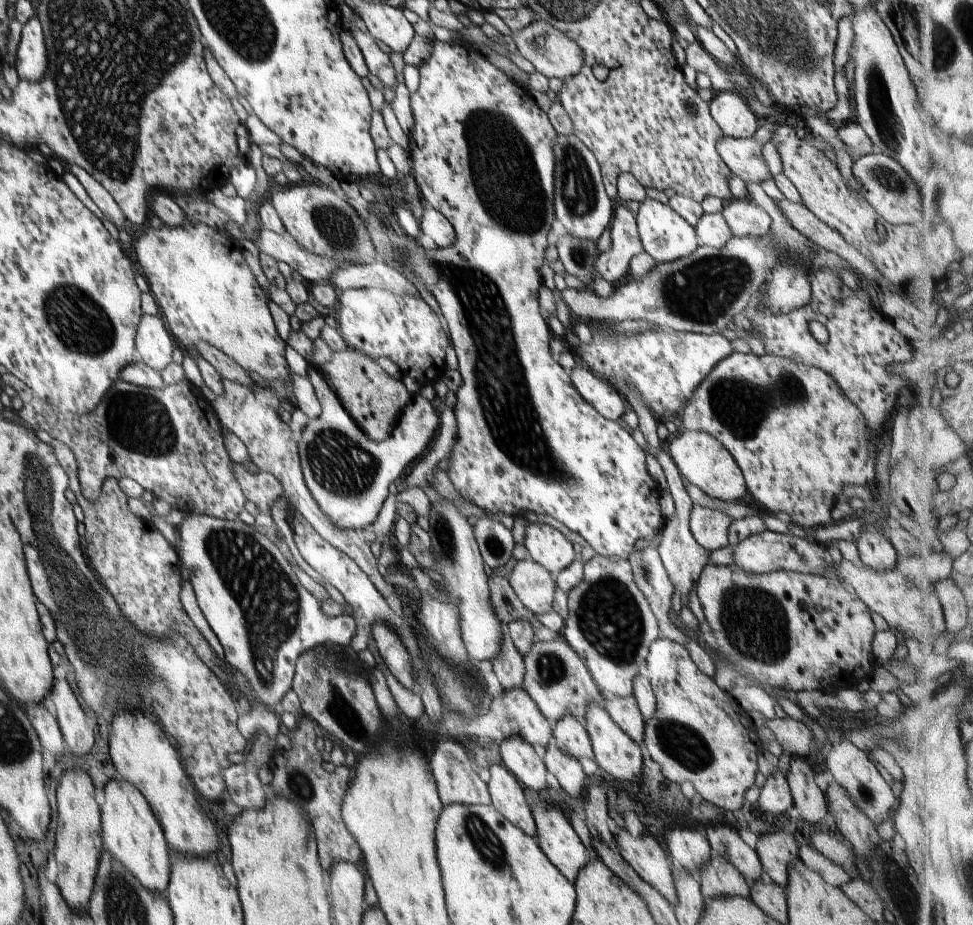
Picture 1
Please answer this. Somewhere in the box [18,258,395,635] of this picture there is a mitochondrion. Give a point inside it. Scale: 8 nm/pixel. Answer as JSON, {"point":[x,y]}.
{"point":[140,421]}

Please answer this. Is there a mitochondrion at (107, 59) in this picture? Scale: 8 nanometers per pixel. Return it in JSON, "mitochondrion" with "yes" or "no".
{"mitochondrion":"yes"}

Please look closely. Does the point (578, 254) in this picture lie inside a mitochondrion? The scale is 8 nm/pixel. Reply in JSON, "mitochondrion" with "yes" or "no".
{"mitochondrion":"yes"}

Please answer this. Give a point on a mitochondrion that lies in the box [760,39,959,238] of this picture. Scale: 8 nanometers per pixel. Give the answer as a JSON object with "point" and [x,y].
{"point":[886,122]}

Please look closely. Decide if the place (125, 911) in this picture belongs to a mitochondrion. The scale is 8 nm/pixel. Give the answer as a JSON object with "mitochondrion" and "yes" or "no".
{"mitochondrion":"yes"}

